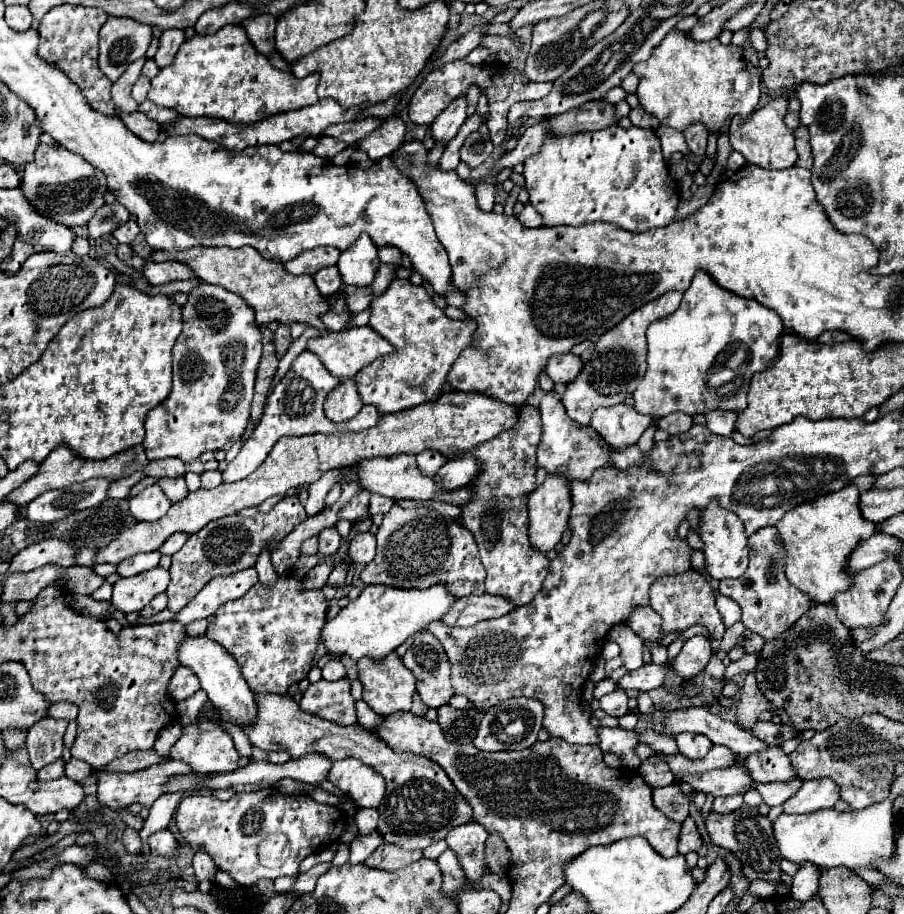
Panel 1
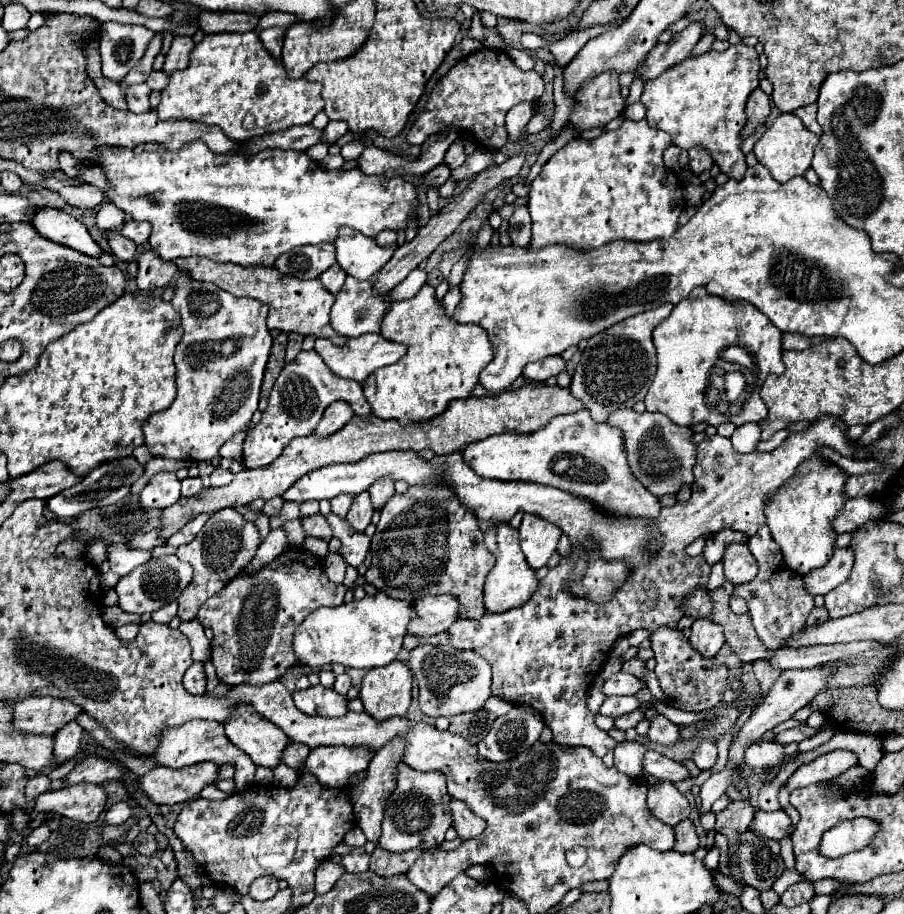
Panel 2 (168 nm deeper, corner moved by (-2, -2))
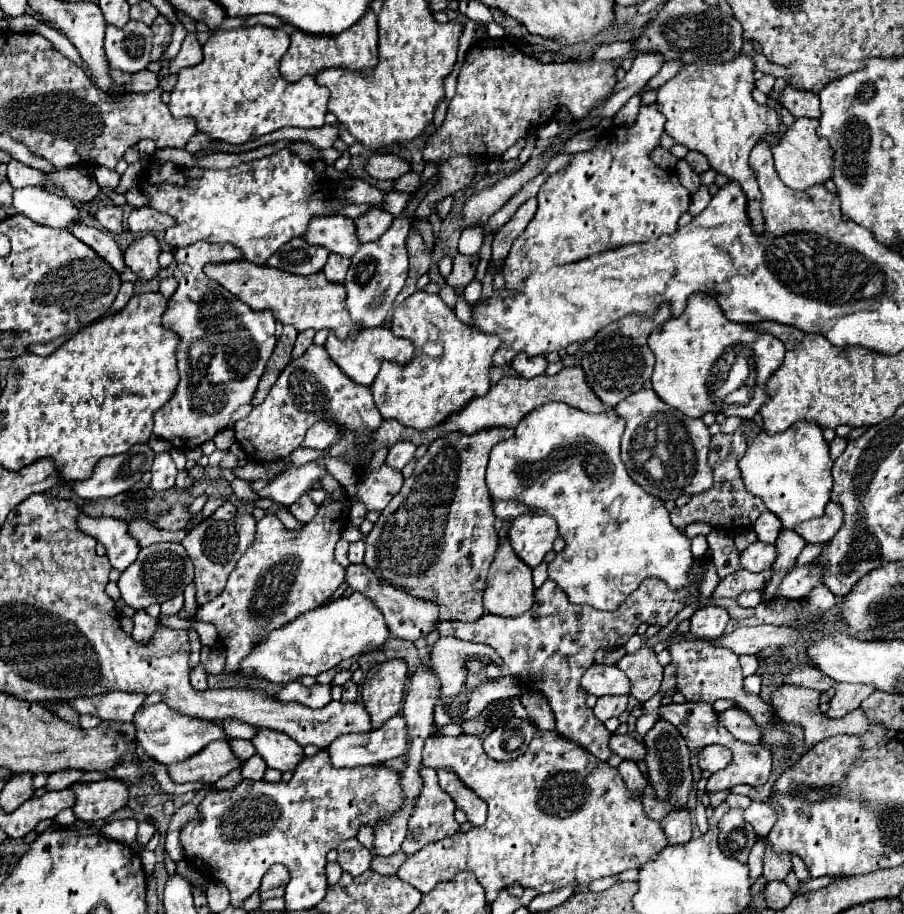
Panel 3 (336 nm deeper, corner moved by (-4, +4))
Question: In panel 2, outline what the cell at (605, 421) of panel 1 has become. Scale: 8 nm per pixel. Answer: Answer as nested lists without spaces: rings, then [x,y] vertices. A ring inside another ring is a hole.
[[[618,408],[606,420],[612,426],[618,426],[624,434],[624,448],[628,454],[628,464],[634,476],[654,494],[676,494],[680,486],[692,484],[692,468],[696,464],[696,446],[690,442],[692,430],[688,426],[678,426],[668,416],[658,412],[634,412],[632,408]]]

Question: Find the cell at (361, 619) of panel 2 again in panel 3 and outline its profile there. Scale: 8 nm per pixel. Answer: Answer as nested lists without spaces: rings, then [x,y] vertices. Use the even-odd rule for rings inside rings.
[[[354,592],[348,598],[338,598],[334,602],[322,604],[320,608],[300,614],[298,618],[294,618],[294,622],[272,630],[240,662],[238,672],[244,678],[260,678],[274,684],[286,684],[302,676],[318,676],[356,654],[376,652],[384,646],[388,636],[390,630],[384,622],[382,612],[370,598]]]

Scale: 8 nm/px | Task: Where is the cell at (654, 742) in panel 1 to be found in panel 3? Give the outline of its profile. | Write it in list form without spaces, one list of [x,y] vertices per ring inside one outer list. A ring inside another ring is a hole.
[[[791,854],[791,862],[793,865],[793,871],[801,882],[806,882],[811,879],[811,875],[809,874],[803,860],[798,856]]]

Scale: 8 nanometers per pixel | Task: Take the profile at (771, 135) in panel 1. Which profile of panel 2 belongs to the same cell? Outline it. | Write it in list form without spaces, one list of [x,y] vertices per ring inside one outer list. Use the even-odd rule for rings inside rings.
[[[780,114],[766,132],[754,144],[754,154],[760,164],[764,164],[776,182],[788,182],[794,176],[804,174],[810,168],[814,146],[818,144],[818,136],[802,126],[802,122],[794,114]]]

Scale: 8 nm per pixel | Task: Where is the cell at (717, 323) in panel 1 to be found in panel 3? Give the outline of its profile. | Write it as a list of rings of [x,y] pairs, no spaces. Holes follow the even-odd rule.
[[[694,294],[680,318],[670,318],[660,330],[654,330],[650,334],[648,346],[656,356],[656,366],[652,374],[654,392],[668,406],[684,412],[690,418],[702,418],[706,412],[724,412],[726,416],[750,420],[768,398],[766,380],[774,370],[782,366],[786,352],[784,344],[778,338],[770,334],[760,334],[748,324],[730,322],[718,308],[716,300],[708,298],[706,294]],[[738,344],[750,350],[750,358],[756,368],[756,386],[748,404],[724,404],[714,392],[726,380],[724,354]]]

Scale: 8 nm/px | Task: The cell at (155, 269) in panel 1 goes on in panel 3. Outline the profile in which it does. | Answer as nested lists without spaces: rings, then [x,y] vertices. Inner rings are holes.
[[[148,234],[136,238],[124,252],[124,262],[126,266],[138,274],[142,280],[150,280],[158,274],[158,254],[160,254],[160,244],[158,240]]]

